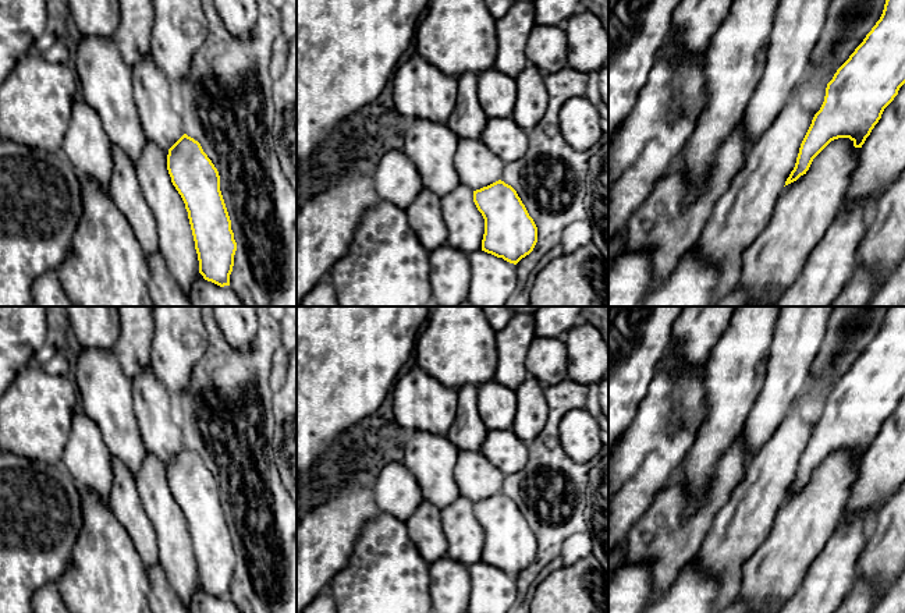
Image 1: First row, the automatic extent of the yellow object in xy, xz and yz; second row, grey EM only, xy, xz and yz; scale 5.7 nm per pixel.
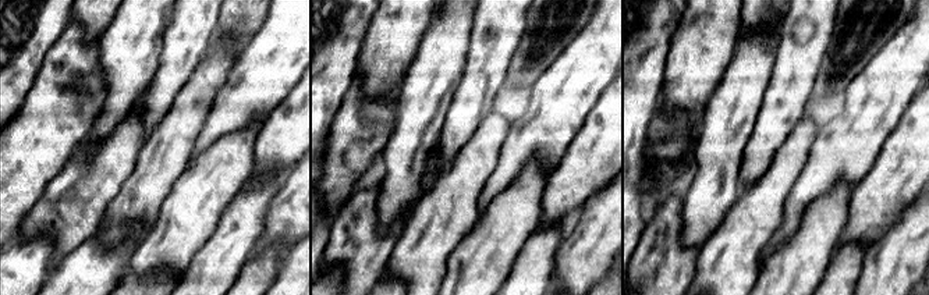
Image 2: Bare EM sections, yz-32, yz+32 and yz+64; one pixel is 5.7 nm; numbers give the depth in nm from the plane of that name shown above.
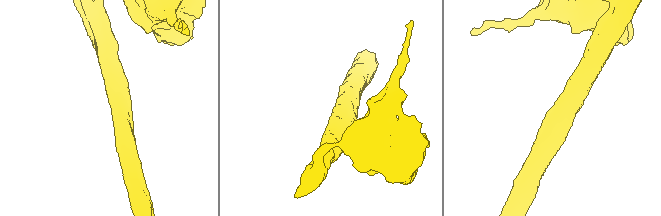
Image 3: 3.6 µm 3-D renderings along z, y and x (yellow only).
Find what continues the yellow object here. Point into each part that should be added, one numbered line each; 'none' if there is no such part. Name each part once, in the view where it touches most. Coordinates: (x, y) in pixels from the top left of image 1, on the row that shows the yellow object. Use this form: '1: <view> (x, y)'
none

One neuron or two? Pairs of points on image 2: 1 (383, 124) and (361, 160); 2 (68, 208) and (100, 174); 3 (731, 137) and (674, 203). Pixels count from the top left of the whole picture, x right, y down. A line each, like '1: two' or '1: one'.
1: one
2: one
3: two

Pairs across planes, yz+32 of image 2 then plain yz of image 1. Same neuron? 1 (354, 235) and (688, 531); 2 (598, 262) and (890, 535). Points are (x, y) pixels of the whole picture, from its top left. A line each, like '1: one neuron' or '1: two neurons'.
1: one neuron
2: one neuron

